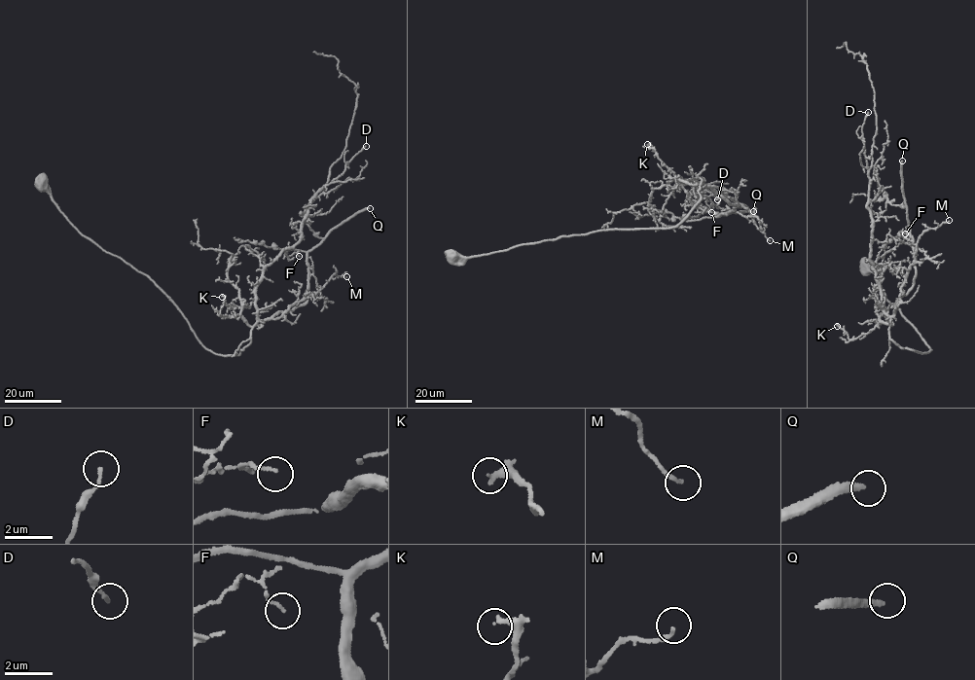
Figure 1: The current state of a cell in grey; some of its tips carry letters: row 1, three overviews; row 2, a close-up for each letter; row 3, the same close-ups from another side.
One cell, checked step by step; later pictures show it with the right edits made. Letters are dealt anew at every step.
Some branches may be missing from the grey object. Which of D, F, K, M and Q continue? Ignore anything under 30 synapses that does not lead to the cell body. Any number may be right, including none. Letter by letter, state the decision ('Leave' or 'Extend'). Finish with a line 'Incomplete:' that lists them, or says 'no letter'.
D: Leave
F: Leave
K: Leave
M: Leave
Q: Extend
Incomplete: Q

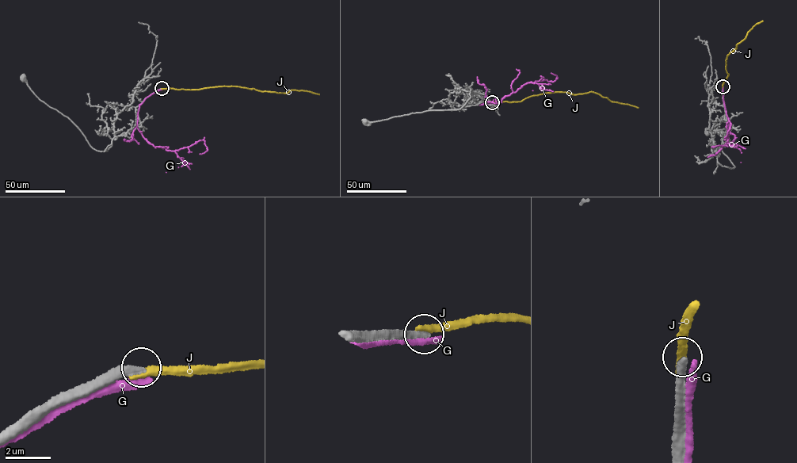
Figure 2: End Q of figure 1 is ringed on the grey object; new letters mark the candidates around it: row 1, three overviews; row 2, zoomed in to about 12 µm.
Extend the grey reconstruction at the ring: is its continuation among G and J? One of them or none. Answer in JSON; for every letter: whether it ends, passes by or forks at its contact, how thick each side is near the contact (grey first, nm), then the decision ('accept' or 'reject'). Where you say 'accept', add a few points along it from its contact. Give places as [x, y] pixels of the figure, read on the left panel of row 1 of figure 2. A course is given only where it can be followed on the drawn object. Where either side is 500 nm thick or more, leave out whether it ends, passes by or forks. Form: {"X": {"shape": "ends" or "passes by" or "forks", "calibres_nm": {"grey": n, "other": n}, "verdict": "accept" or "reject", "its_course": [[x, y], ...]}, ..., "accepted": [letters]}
{"G": {"shape": "ends", "calibres_nm": {"grey": 340, "other": 400}, "verdict": "reject"}, "J": {"shape": "ends", "calibres_nm": {"grey": 380, "other": 360}, "verdict": "reject"}, "accepted": []}

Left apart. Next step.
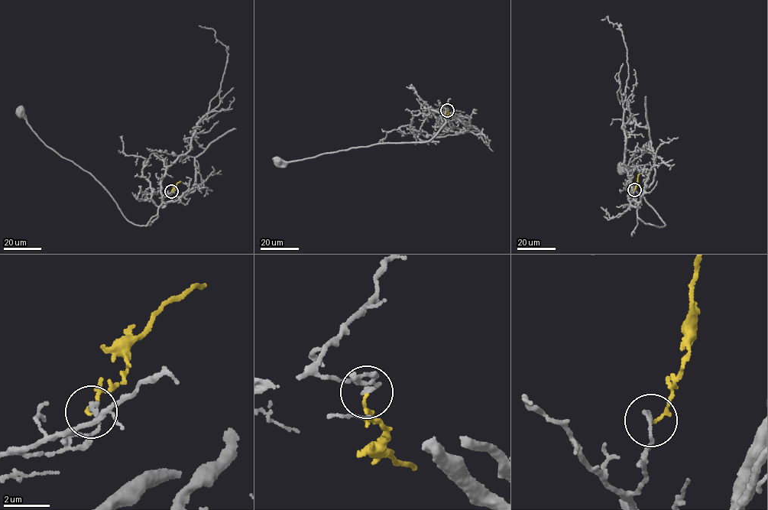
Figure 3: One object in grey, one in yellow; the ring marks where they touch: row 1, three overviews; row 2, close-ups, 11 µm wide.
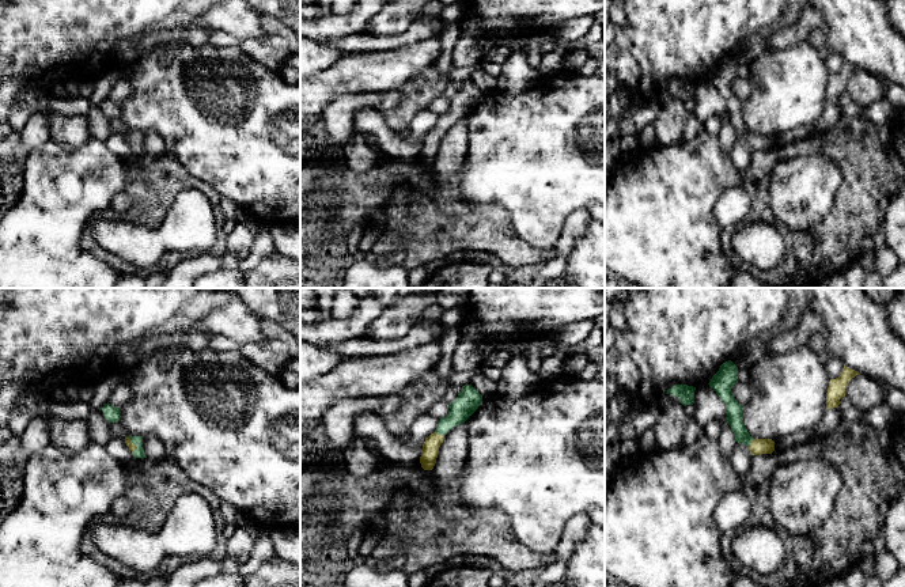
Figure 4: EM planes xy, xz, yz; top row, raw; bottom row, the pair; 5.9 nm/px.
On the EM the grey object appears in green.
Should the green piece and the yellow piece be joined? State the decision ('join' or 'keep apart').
join

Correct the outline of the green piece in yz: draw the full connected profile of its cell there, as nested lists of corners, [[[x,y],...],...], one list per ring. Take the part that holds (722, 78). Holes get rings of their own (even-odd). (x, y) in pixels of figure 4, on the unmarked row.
[[[731,57],[720,61],[719,67],[708,79],[720,95],[726,99],[726,114],[731,122],[735,137],[749,143],[753,151],[772,149],[775,147],[775,137],[772,135],[754,135],[747,128],[742,114],[742,101],[732,91],[732,82],[738,77],[738,63]]]

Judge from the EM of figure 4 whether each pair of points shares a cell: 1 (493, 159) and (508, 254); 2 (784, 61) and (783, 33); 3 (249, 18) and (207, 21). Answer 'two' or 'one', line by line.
1: two
2: two
3: one

